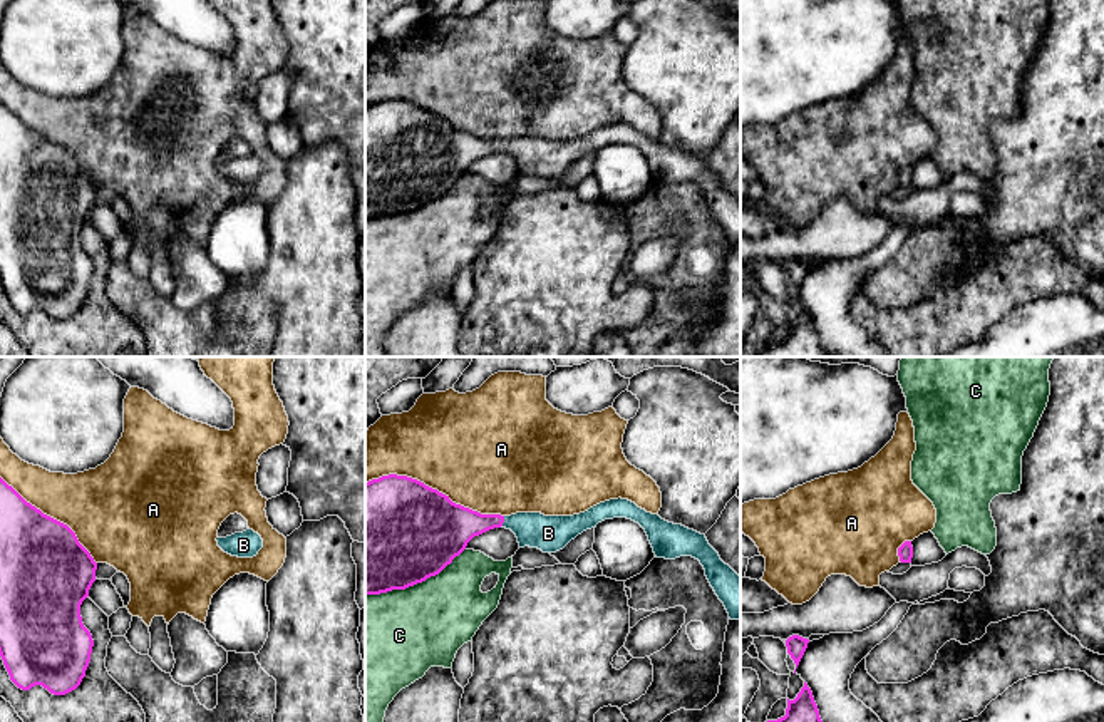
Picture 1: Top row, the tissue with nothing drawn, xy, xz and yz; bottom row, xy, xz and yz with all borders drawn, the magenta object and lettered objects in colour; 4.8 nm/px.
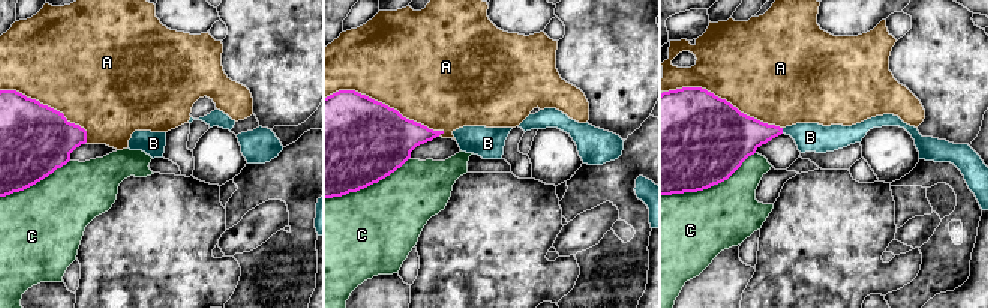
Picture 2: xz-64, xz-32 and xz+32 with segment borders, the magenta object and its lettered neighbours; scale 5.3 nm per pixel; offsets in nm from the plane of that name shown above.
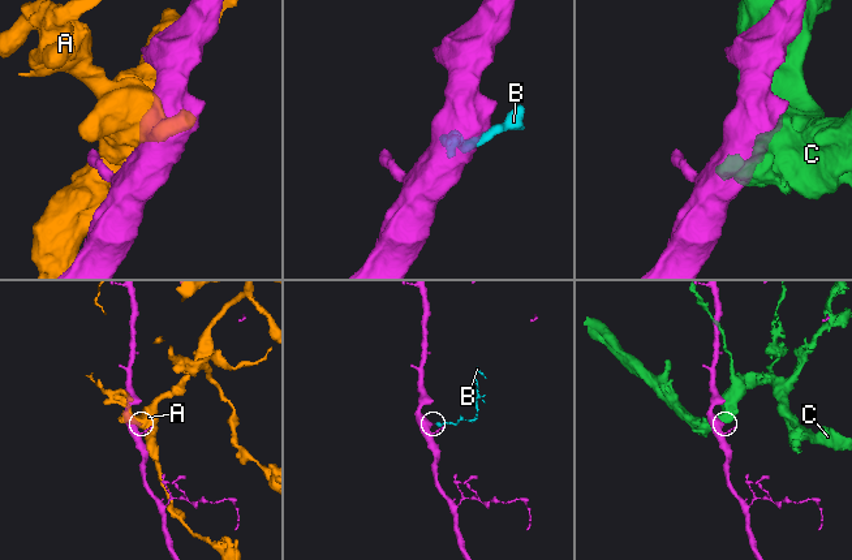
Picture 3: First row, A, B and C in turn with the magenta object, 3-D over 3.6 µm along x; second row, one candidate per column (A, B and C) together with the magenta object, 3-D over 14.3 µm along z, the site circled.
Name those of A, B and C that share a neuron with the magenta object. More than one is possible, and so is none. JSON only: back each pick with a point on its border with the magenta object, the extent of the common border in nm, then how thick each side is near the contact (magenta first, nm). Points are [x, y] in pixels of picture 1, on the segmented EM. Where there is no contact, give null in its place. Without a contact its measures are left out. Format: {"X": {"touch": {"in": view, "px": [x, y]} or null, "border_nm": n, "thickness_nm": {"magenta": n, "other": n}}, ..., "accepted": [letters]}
{"B": {"touch": {"in": "xz", "px": [503, 521]}, "border_nm": 60, "thickness_nm": {"magenta": 220, "other": 180}}, "accepted": ["B"]}

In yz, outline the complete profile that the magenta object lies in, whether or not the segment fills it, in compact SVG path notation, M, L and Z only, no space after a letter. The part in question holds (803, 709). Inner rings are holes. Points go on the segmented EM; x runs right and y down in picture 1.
M804 682L804 687L794 700L787 699L786 715L767 722L823 722L813 692Z

